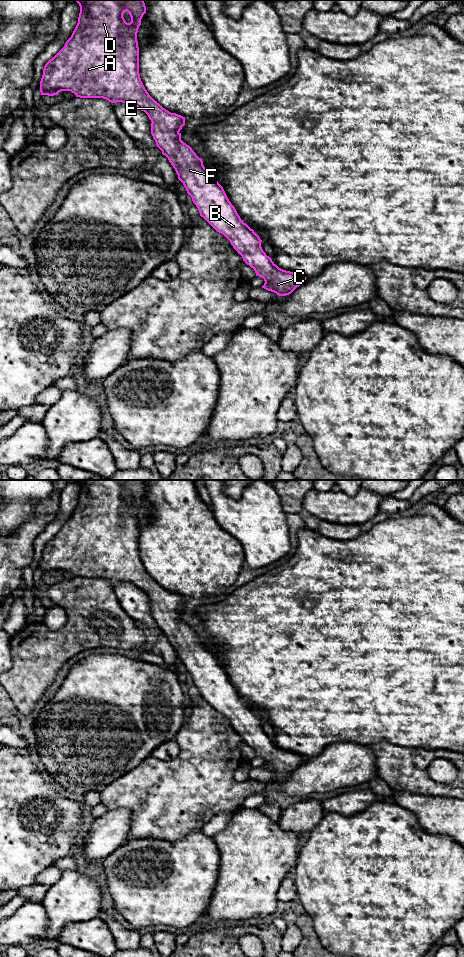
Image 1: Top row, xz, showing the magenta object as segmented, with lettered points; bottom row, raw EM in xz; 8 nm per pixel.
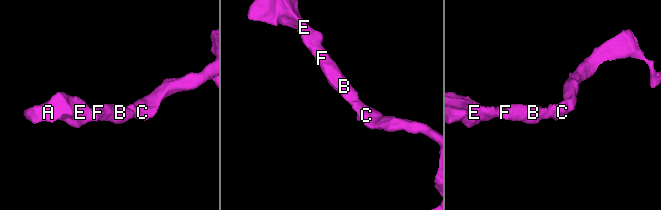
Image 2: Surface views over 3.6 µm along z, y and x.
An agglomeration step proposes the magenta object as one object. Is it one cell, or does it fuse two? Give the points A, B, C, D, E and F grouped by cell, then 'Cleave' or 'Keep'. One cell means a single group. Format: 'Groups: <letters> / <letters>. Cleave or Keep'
Groups: A B C D E F. Keep

